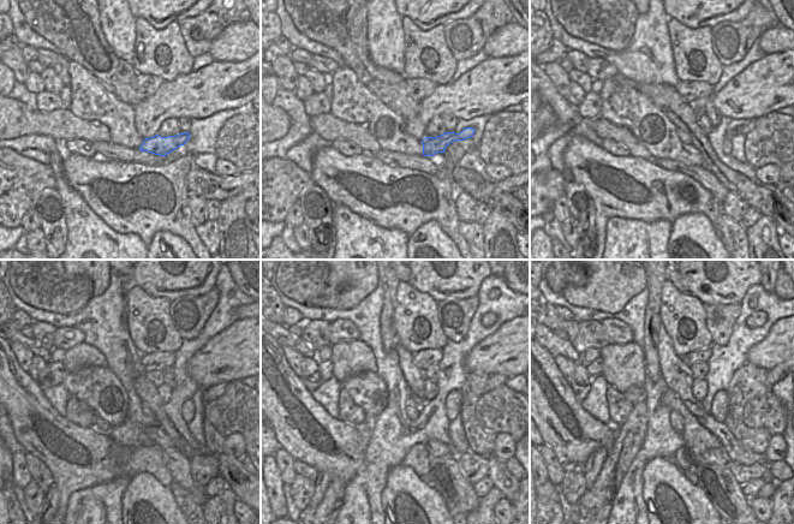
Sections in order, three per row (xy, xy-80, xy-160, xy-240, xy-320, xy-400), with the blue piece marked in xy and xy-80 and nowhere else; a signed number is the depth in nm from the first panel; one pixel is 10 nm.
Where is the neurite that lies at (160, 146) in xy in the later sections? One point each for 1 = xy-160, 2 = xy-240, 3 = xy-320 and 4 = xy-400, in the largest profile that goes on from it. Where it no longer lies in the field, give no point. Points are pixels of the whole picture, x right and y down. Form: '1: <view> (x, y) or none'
1: xy-160 (744, 130)
2: xy-240 (212, 393)
3: xy-320 (495, 380)
4: xy-400 (774, 375)

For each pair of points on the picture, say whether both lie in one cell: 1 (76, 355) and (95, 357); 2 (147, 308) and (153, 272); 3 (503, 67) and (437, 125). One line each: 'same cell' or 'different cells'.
1: same cell
2: different cells
3: different cells

